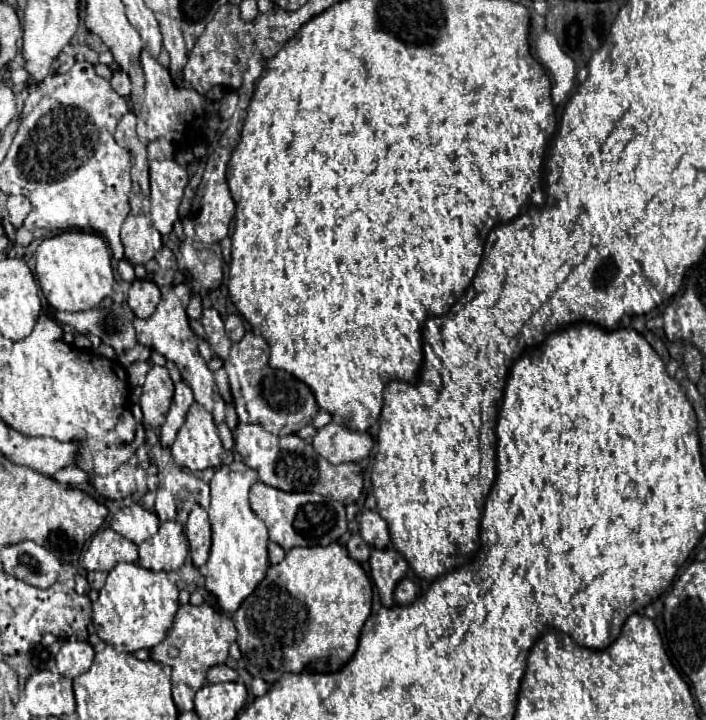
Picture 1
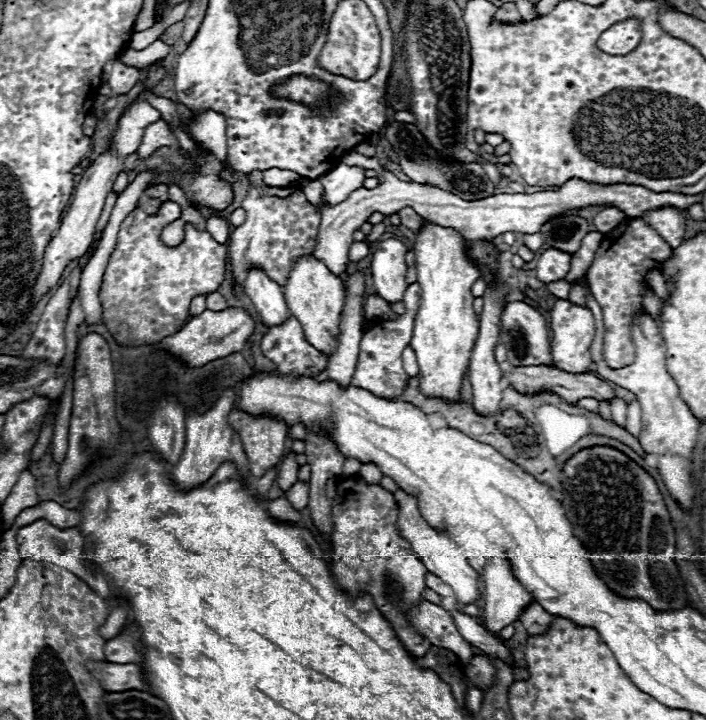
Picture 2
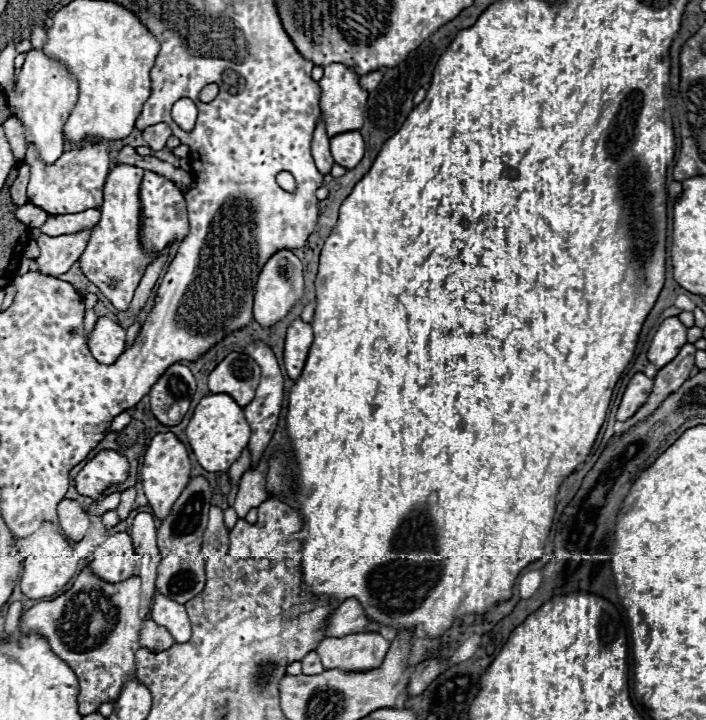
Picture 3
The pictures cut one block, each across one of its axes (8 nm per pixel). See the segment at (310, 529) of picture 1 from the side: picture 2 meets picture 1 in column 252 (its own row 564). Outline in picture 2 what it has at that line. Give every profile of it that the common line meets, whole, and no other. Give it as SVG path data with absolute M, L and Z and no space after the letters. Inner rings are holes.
M496 556L486 562L482 578L486 586L482 620L486 630L498 636L504 626L520 620L524 608L536 600L514 576L510 556Z

